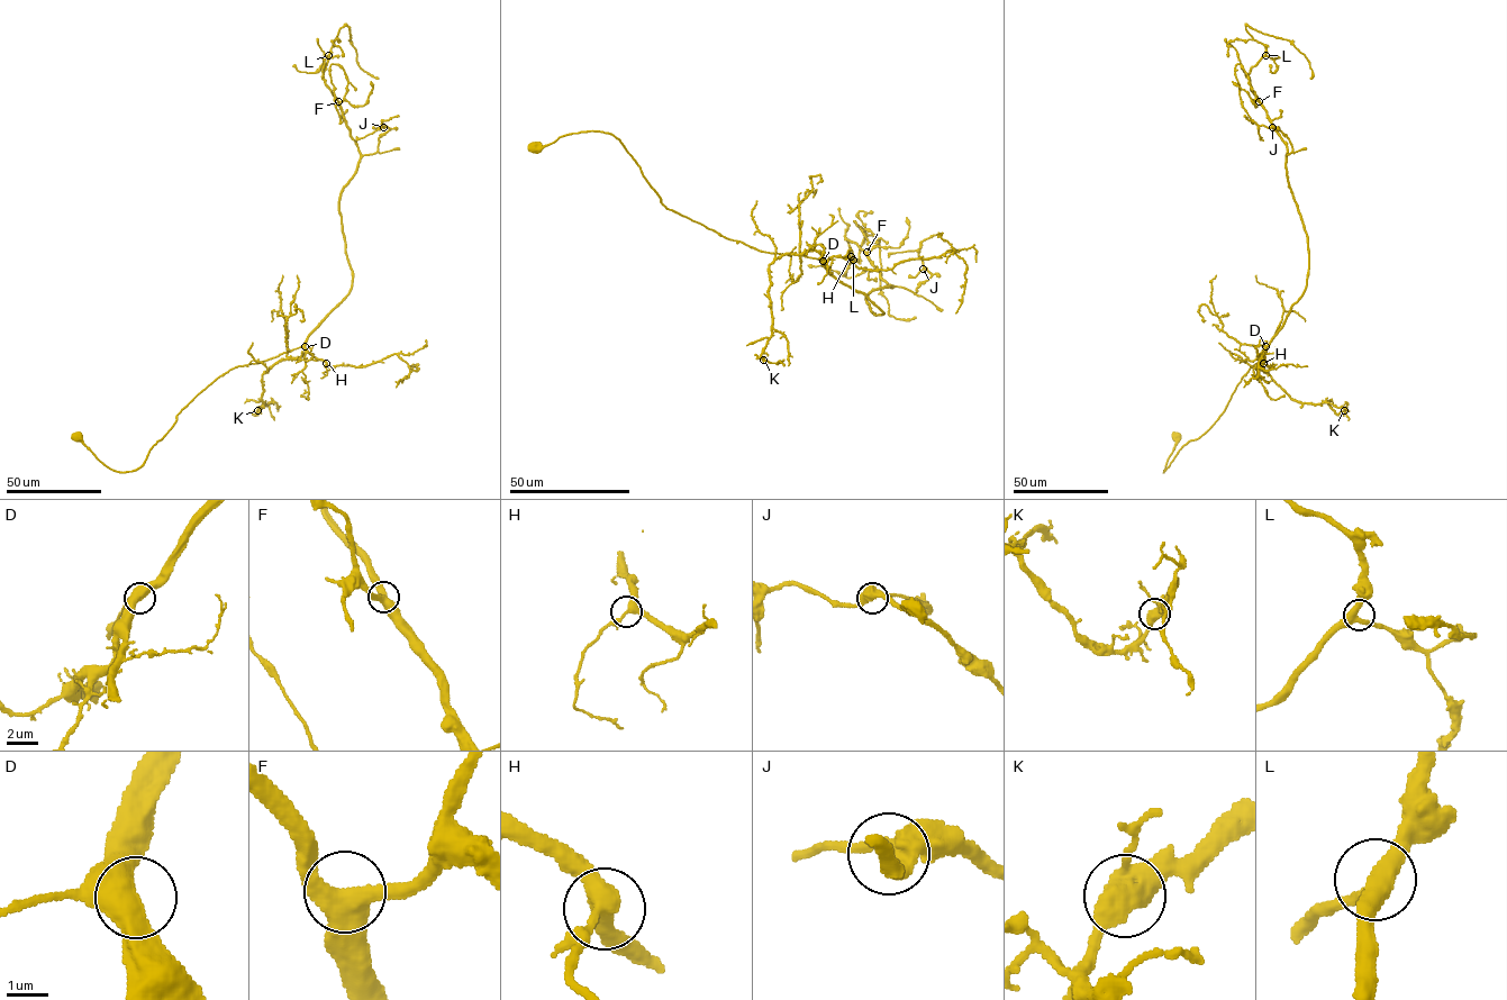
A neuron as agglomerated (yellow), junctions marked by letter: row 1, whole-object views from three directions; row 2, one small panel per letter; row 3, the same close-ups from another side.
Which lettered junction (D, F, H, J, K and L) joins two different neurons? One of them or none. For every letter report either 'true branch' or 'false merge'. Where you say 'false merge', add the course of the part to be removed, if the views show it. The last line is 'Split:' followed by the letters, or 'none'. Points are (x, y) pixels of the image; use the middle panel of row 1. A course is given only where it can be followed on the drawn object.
D: true branch
F: true branch
H: true branch
J: true branch
K: true branch
L: true branch
Split: none

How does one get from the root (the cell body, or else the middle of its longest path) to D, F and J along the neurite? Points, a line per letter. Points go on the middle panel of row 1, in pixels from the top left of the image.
D: (535, 147), (572, 133), (610, 133), (632, 155), (668, 209), (760, 251), (823, 261)
F: (535, 147), (610, 133), (668, 209), (760, 251), (819, 260), (881, 315), (867, 297), (892, 287), (867, 252)
J: (535, 147), (610, 133), (668, 209), (760, 251), (819, 260), (875, 315), (873, 290), (915, 293), (923, 269)

